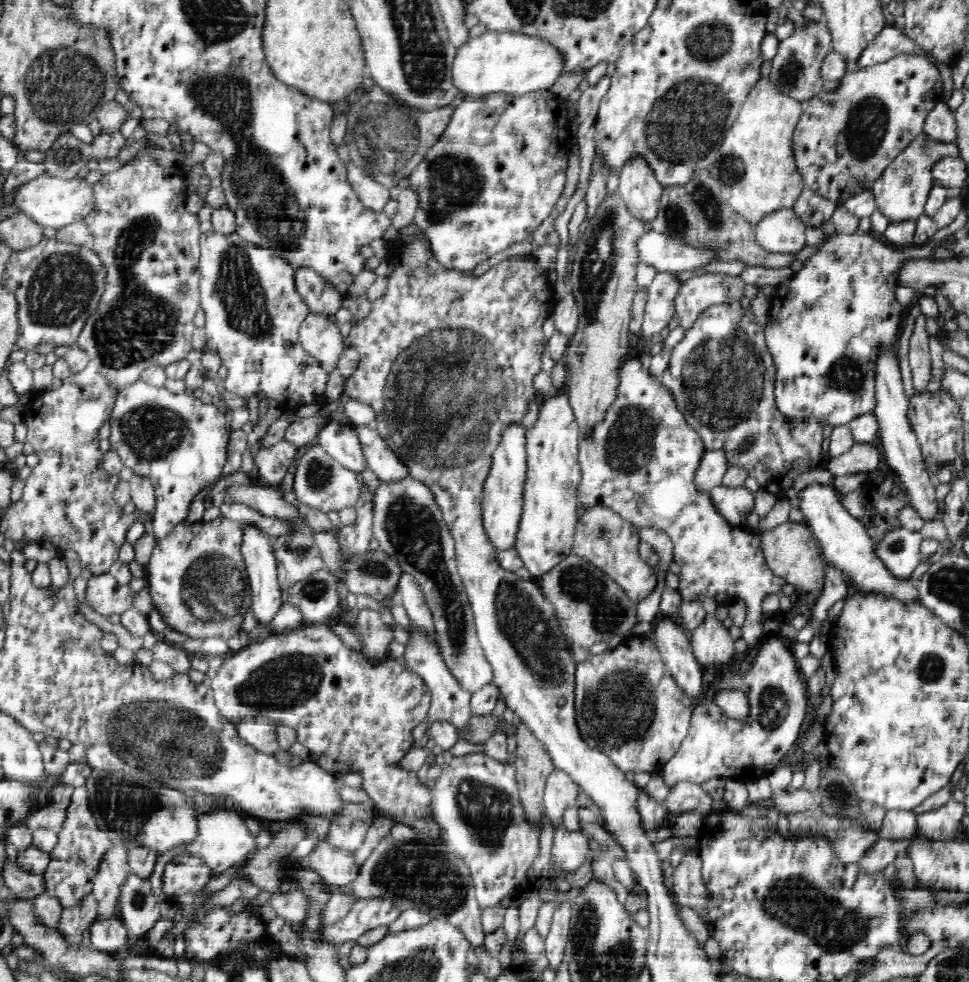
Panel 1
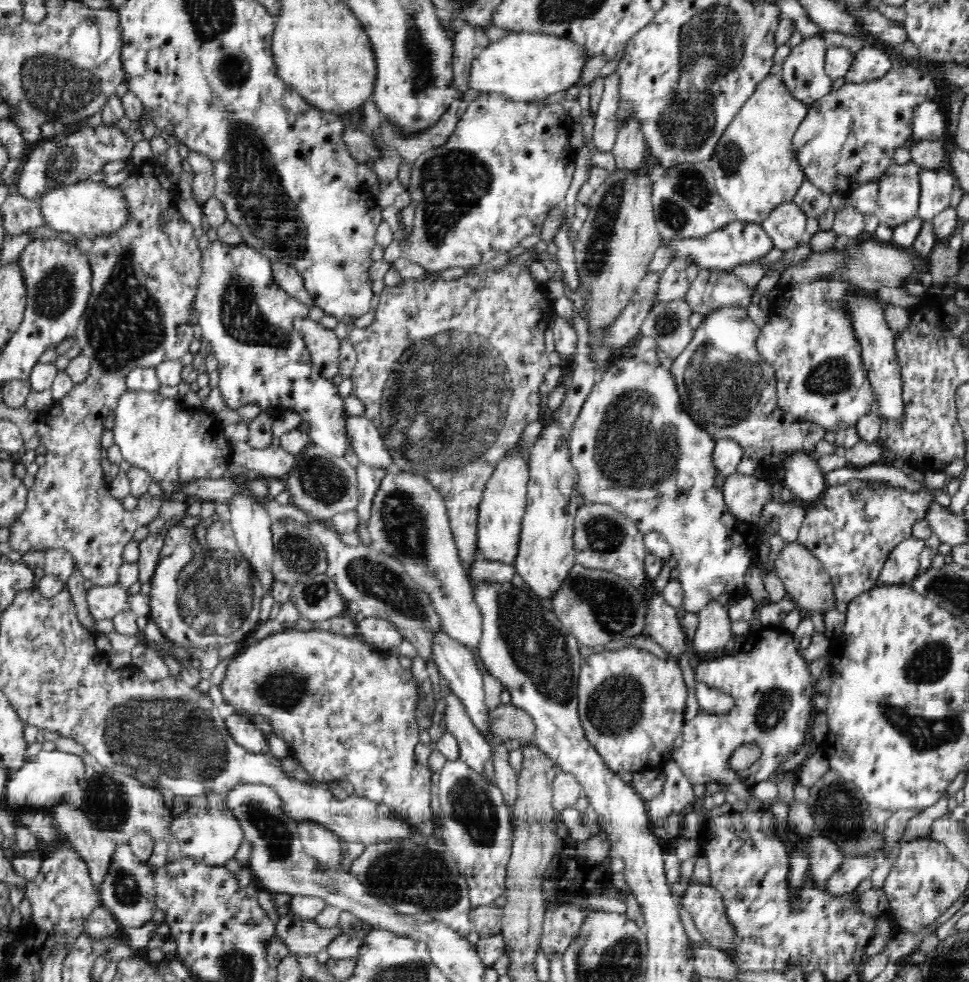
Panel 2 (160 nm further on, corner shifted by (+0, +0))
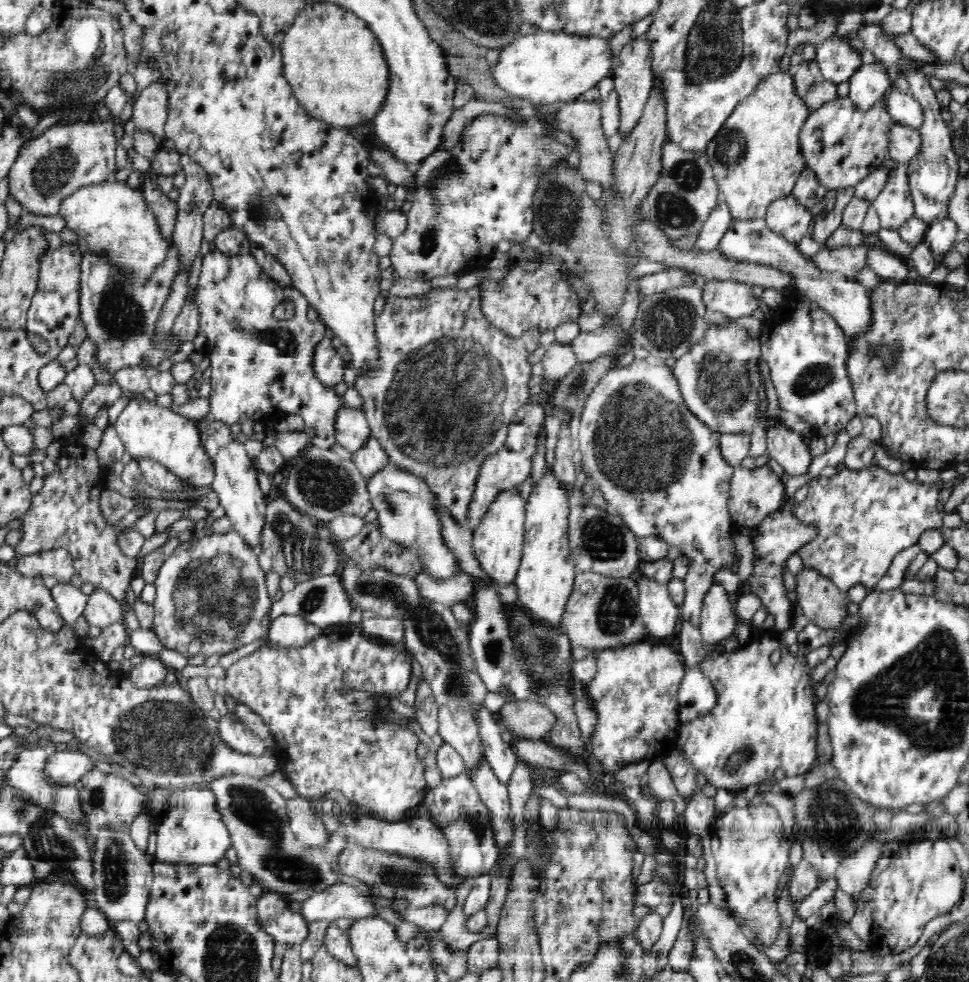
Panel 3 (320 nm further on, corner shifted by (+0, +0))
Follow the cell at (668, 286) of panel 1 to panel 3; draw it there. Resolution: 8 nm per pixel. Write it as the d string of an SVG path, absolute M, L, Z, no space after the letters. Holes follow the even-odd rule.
M720 196L704 226L698 232L699 236L694 242L694 249L700 249L700 251L715 250L718 247L719 239L722 238L733 219L730 209L726 206L726 201Z

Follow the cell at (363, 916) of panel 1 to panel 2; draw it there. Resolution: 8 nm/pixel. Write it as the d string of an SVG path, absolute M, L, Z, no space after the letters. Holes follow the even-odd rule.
M290 912L278 915L278 918L275 936L284 942L290 954L300 957L316 956L329 948L330 941L342 936L338 923L334 928L320 928L313 920L302 919Z

